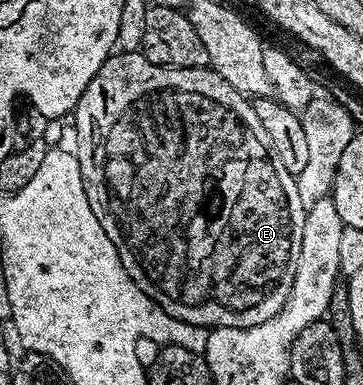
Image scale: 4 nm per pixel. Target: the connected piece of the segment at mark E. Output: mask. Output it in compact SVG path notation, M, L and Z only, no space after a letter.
M120 51L109 55L102 69L94 73L90 85L86 85L74 112L75 119L74 154L82 169L86 201L90 201L94 217L102 221L106 237L114 241L114 249L118 249L118 257L126 273L130 273L134 285L138 285L142 293L166 309L170 317L205 329L262 325L282 309L290 293L290 285L294 285L306 209L302 205L302 197L298 197L296 176L286 169L286 165L282 165L282 157L278 157L278 149L272 147L270 136L266 129L262 129L262 121L258 121L258 113L249 96L234 89L230 81L208 67L160 67L140 51Z

